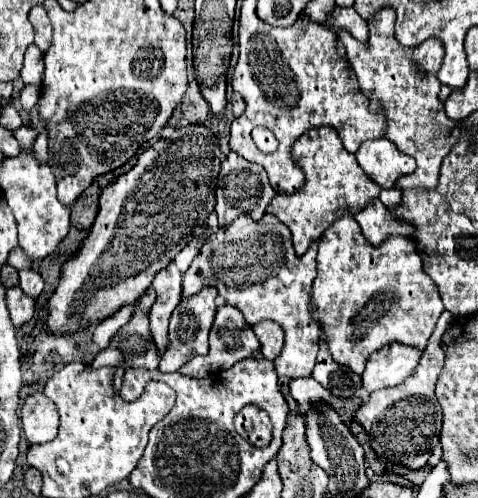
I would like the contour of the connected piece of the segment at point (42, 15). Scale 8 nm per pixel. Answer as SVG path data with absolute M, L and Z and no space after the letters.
M43 6L33 8L33 12L29 12L29 20L35 28L35 46L45 52L51 44L51 22L47 18L45 8Z

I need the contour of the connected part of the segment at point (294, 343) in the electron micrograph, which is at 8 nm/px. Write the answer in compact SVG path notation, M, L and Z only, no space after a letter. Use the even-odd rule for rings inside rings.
M273 214L261 220L239 216L229 226L219 228L215 238L207 240L183 274L183 294L199 294L205 286L215 286L227 304L239 308L253 326L261 320L273 320L284 330L285 341L279 358L273 362L279 376L311 376L319 350L319 322L313 318L311 284L317 272L317 242L305 256L295 256L291 232Z

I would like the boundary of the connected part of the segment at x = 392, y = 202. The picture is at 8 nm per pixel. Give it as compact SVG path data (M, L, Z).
M393 188L393 190L389 190L389 192L385 192L385 190L381 190L381 202L389 208L389 206L397 206L399 202L401 202L401 190L397 190L397 188Z

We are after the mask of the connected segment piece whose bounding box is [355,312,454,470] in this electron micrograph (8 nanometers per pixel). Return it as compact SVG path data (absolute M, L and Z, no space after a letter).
M443 312L437 322L433 336L429 338L427 350L421 356L411 378L407 378L397 388L387 388L381 392L373 392L367 402L355 412L355 422L363 426L369 436L373 452L387 460L391 466L405 466L409 470L421 470L427 466L427 460L433 456L433 448L439 444L439 432L442 428L442 409L435 398L435 382L443 368L443 350L441 336L443 330L454 322L454 316Z

